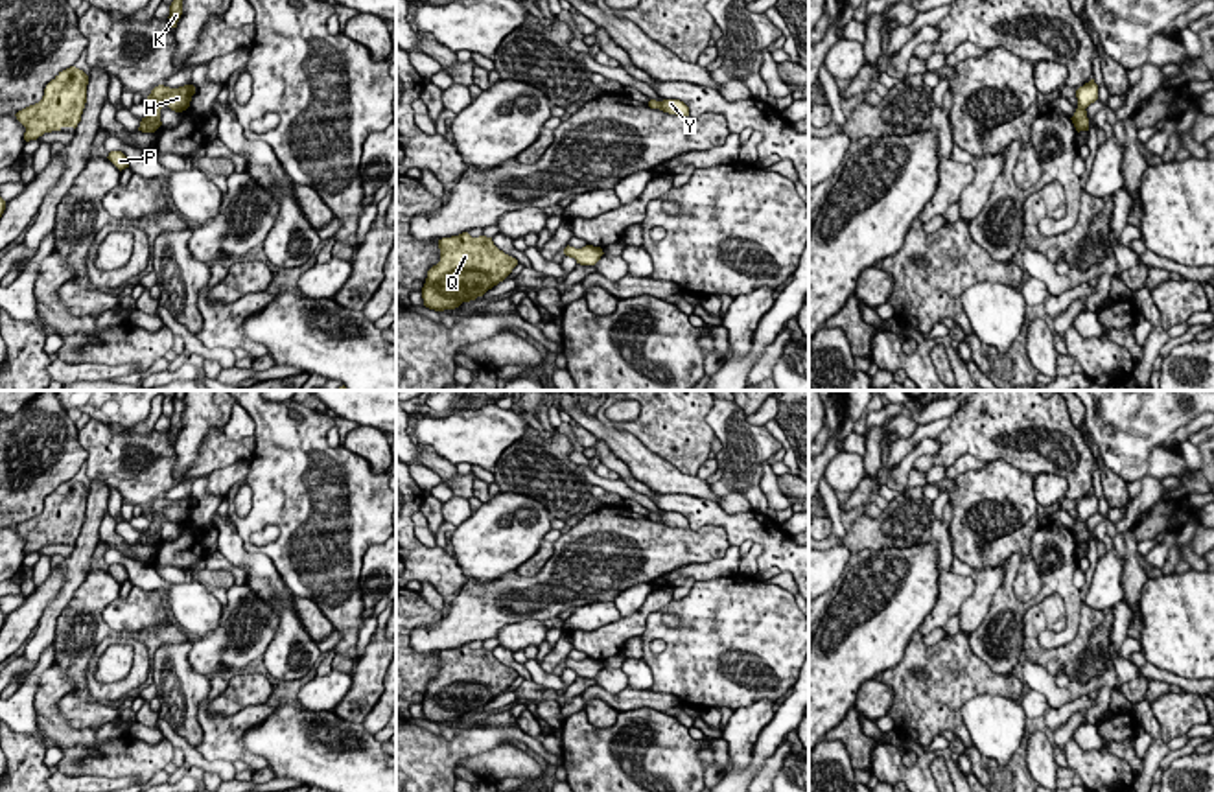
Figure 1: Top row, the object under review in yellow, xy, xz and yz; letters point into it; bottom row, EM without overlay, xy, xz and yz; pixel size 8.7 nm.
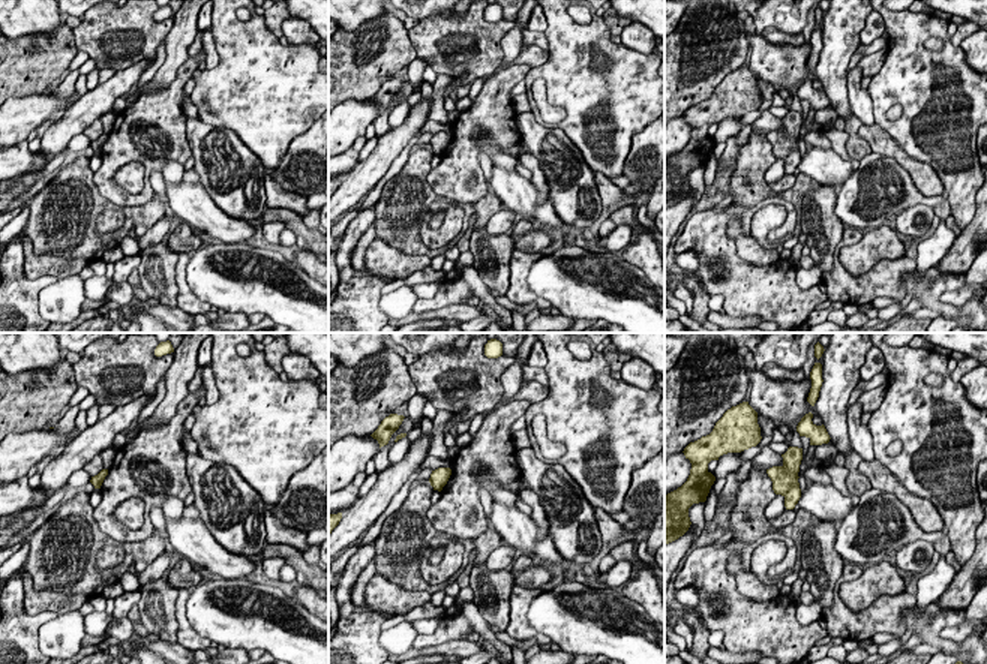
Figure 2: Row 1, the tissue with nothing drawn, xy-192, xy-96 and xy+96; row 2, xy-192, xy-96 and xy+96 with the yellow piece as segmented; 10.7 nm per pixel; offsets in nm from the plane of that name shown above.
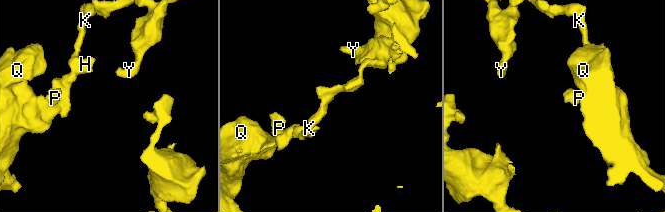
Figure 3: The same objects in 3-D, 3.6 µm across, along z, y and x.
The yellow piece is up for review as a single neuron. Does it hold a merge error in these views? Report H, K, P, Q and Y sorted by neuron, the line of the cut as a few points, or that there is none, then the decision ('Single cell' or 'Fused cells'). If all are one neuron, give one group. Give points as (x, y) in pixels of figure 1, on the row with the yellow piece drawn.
Groups: H K P Q Y. No split. Single cell

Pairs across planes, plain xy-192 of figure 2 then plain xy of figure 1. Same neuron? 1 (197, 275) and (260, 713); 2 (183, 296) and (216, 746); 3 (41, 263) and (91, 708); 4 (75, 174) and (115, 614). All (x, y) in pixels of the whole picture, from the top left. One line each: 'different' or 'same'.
1: different
2: same
3: same
4: different

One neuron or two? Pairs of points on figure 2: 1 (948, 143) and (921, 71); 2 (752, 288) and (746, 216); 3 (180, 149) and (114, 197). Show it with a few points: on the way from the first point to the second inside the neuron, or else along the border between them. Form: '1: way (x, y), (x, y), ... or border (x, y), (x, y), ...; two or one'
1: way (941, 125), (941, 99), (930, 89); one
2: way (729, 266), (720, 257), (720, 222), (723, 219); one
3: way (156, 152), (129, 149), (108, 173); one

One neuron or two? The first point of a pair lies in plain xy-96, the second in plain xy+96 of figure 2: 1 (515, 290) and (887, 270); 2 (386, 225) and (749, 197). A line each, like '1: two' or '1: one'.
1: one
2: one

